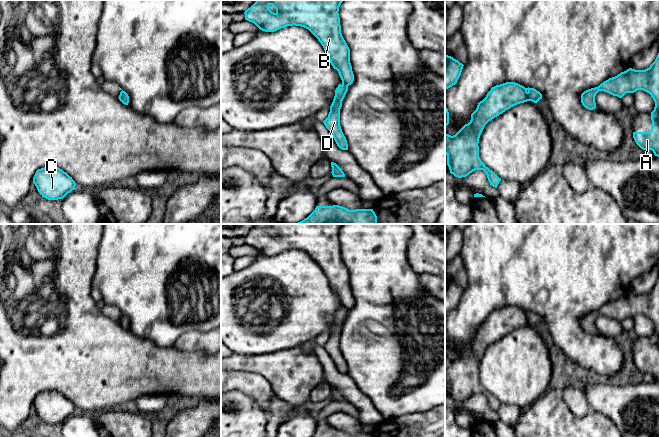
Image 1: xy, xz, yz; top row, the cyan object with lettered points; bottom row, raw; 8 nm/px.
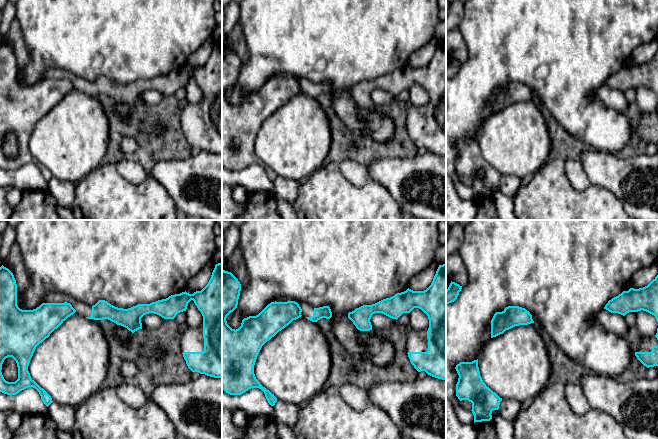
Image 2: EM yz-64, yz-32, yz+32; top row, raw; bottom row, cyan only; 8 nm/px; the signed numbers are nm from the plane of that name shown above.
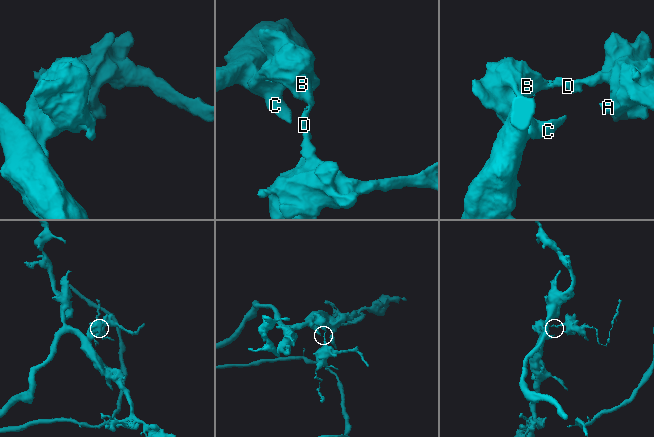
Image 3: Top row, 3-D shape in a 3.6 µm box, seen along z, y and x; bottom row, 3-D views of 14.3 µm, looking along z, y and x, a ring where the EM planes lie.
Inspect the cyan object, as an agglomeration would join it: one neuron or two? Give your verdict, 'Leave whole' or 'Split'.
Split

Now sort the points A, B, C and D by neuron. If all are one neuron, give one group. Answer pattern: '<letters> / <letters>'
A D / B C

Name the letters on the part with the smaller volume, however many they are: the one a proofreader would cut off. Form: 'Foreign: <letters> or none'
Foreign: A, D

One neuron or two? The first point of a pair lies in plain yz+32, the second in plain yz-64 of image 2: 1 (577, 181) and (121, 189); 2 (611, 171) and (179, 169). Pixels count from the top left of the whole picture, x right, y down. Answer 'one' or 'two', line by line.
1: two
2: one

